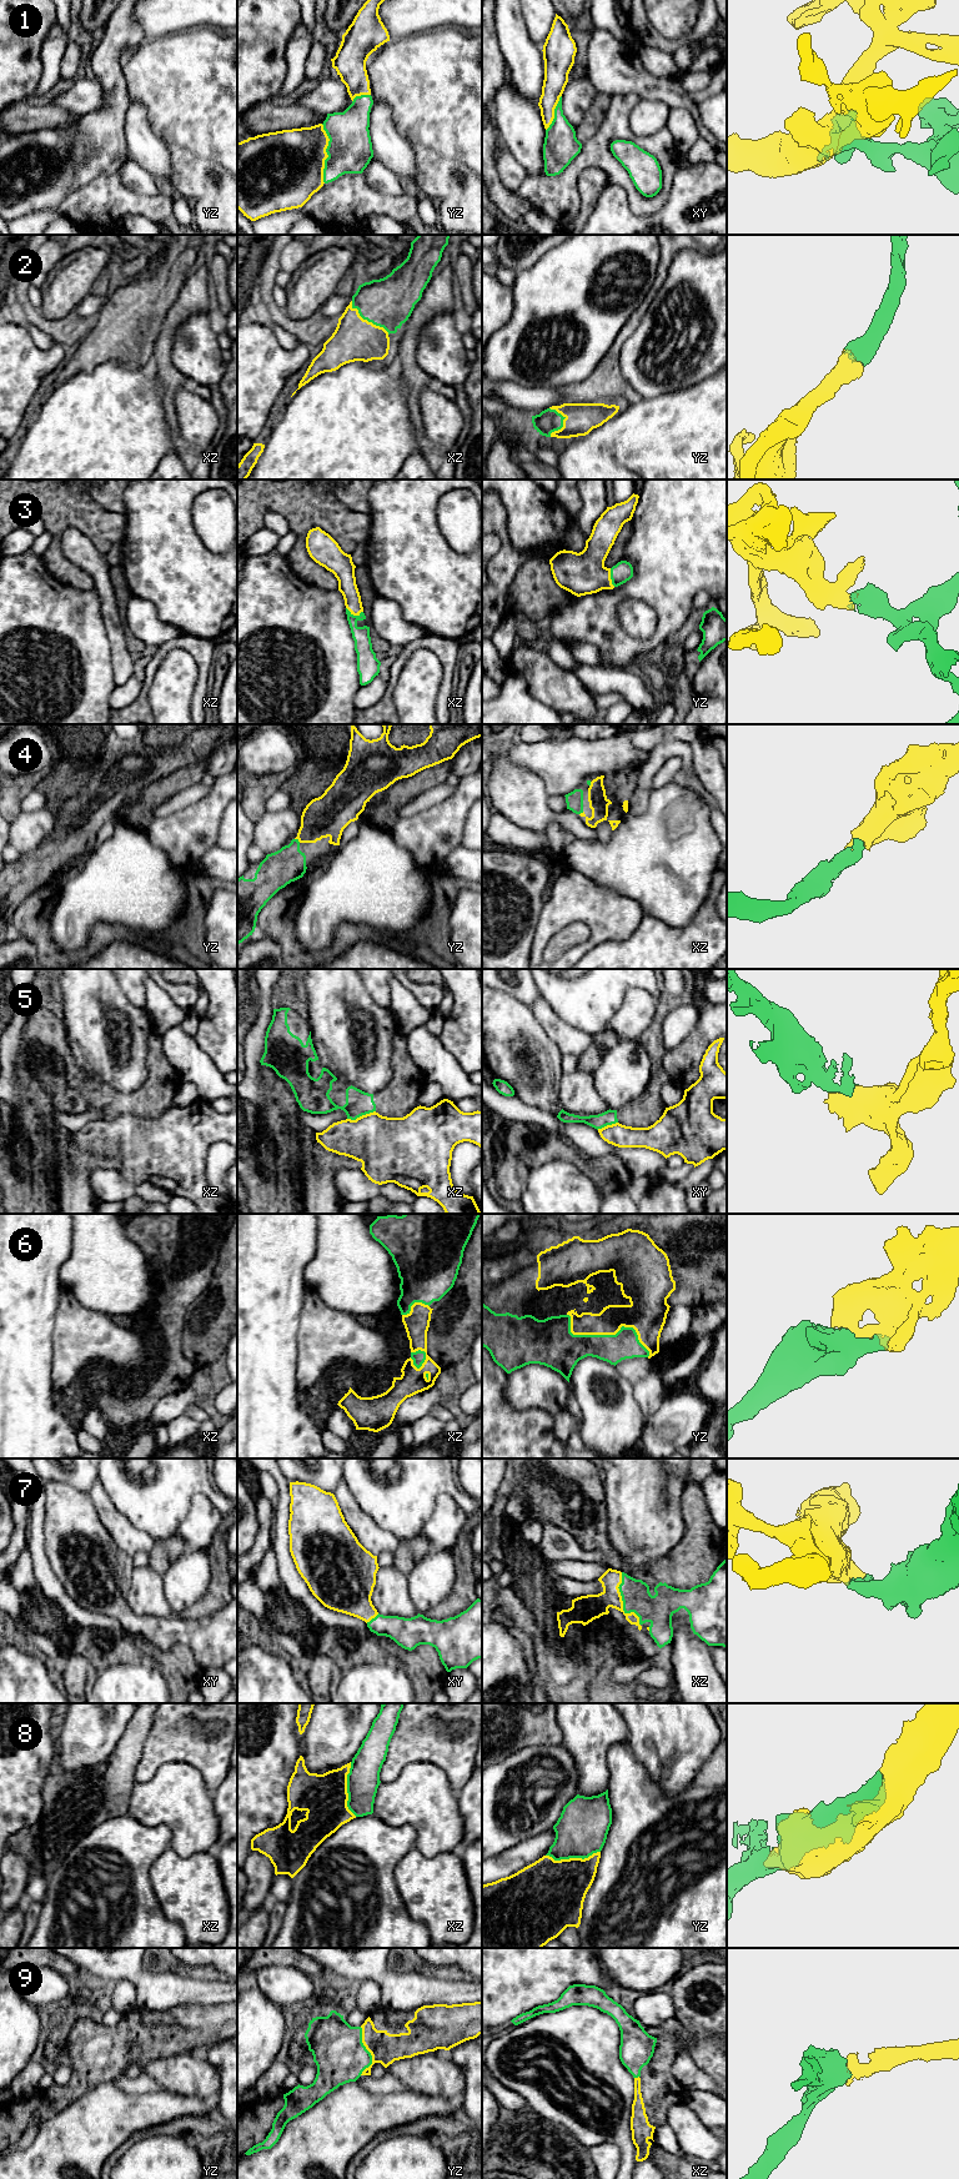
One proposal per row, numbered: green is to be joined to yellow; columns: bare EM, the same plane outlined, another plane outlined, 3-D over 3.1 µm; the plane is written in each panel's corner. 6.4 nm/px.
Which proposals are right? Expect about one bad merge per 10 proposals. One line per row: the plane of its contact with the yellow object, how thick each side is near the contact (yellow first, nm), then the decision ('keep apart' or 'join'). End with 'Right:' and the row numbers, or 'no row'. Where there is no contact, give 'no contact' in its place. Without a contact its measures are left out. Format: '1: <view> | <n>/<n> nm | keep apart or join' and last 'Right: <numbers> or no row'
1: yz | 440/280 nm | join
2: xz | 280/320 nm | join
3: xz | 120/110 nm | join
4: yz | 280/220 nm | join
5: xz | 360/160 nm | keep apart
6: yz | 200/180 nm | join
7: xz | 170/190 nm | join
8: xz | 300/200 nm | join
9: yz | 200/320 nm | join
Right: 1, 2, 3, 4, 6, 7, 8, 9

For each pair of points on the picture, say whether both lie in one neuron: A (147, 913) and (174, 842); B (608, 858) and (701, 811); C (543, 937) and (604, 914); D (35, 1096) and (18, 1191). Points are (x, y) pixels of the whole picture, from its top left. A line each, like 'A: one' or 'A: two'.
A: two
B: one
C: one
D: one

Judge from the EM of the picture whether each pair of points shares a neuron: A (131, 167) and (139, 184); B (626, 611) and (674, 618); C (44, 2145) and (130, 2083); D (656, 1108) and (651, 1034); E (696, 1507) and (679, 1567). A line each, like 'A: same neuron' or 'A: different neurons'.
A: same neuron
B: different neurons
C: different neurons
D: same neuron
E: same neuron

